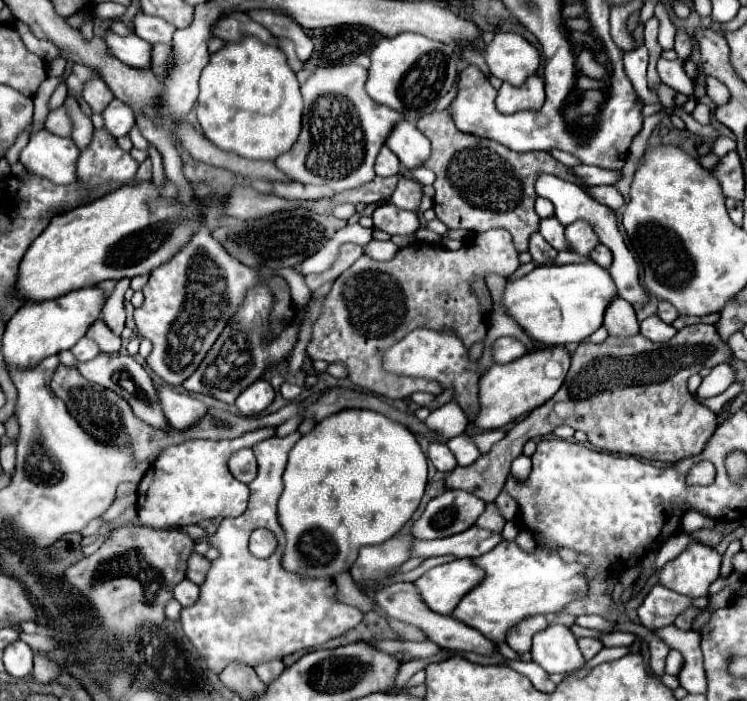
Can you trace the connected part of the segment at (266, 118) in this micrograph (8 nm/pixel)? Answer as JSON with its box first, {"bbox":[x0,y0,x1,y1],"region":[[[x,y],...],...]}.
{"bbox":[198,39,302,161],"region":[[[242,39],[242,43],[228,43],[218,53],[210,55],[208,65],[199,79],[198,121],[206,139],[224,151],[234,151],[246,159],[274,161],[290,151],[302,127],[302,97],[294,71],[286,63],[286,55],[278,47],[266,47],[258,39]]]}

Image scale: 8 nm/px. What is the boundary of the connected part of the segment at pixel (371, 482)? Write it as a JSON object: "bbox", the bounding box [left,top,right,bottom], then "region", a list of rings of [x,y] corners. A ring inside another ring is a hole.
{"bbox":[278,409,426,577],"region":[[[344,409],[328,415],[290,451],[284,493],[278,501],[278,519],[288,541],[282,565],[306,577],[332,577],[348,569],[362,545],[384,543],[412,517],[424,495],[426,475],[426,455],[406,425],[370,409]]]}

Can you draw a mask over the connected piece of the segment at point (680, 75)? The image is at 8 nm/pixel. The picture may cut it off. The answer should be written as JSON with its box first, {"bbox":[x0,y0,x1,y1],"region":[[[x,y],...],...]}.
{"bbox":[656,57,697,114],"region":[[[660,57],[656,69],[658,69],[660,79],[662,79],[668,87],[672,87],[672,89],[676,89],[678,93],[682,93],[682,95],[688,97],[688,101],[683,105],[683,109],[688,111],[688,114],[691,114],[697,105],[697,100],[693,95],[694,83],[690,81],[688,75],[684,75],[682,65],[684,65],[684,61],[680,61],[680,59],[676,59],[676,61],[666,61],[666,59]]]}

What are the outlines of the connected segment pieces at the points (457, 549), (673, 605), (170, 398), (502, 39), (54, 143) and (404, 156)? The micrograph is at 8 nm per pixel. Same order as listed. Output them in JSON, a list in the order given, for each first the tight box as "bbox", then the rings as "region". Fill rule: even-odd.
[{"bbox":[410,525,502,559],"region":[[[472,525],[464,533],[434,539],[434,541],[414,541],[410,547],[410,557],[438,557],[438,555],[454,555],[458,559],[462,557],[480,557],[494,549],[502,541],[498,533],[490,533],[486,529],[480,529],[478,525]]]},{"bbox":[637,585,708,629],"region":[[[654,585],[646,595],[644,603],[638,608],[637,613],[641,624],[646,629],[658,629],[664,625],[672,625],[674,619],[688,607],[702,609],[708,603],[708,597],[702,599],[686,599],[664,585]]]},{"bbox":[158,385,208,431],"region":[[[170,385],[158,387],[158,393],[160,393],[160,403],[164,409],[164,415],[174,429],[186,431],[186,429],[194,427],[208,413],[208,407],[202,401],[198,401],[186,393],[178,393]]]},{"bbox":[484,33,540,87],"region":[[[496,33],[484,49],[490,73],[510,85],[520,87],[528,77],[538,75],[540,53],[518,33]]]},{"bbox":[20,129,80,185],"region":[[[46,129],[34,133],[20,153],[20,163],[34,175],[52,183],[70,185],[78,181],[76,163],[80,149],[70,137],[58,137]]]},{"bbox":[386,121,430,171],"region":[[[402,121],[394,127],[390,137],[386,139],[386,145],[396,153],[396,157],[408,171],[424,165],[430,157],[430,141],[418,131],[414,123],[408,121]]]}]

